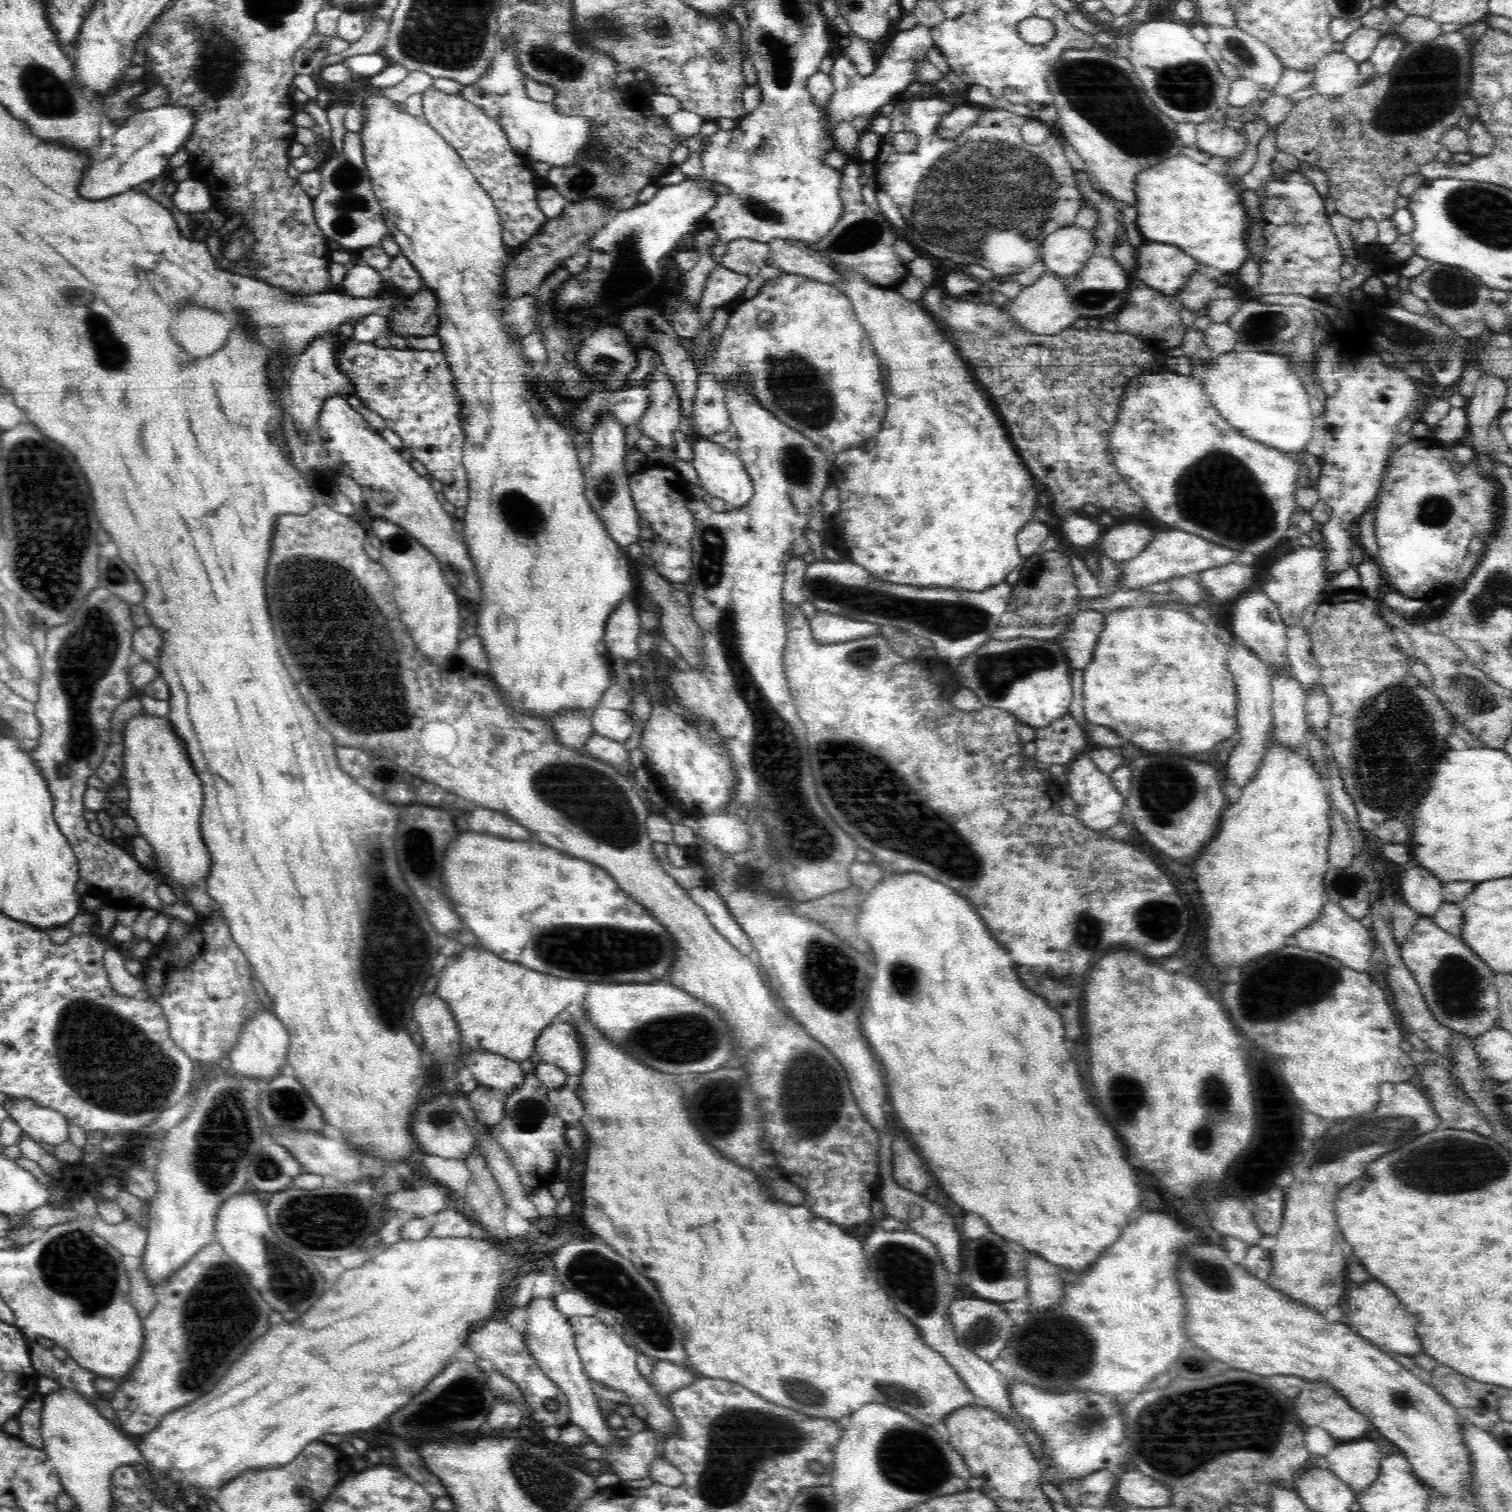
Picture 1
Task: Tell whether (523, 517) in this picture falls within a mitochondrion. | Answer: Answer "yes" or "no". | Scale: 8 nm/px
yes

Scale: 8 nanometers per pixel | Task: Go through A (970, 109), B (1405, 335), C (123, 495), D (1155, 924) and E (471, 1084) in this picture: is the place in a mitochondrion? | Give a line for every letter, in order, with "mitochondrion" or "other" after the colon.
A: other
B: mitochondrion
C: other
D: mitochondrion
E: other

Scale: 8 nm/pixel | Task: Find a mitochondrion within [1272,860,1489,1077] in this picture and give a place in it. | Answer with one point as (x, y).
(1454, 979)

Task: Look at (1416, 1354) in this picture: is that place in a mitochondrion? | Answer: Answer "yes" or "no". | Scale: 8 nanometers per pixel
no

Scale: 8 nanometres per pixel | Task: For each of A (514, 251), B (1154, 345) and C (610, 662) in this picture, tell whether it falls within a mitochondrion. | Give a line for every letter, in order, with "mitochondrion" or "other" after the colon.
A: other
B: other
C: other

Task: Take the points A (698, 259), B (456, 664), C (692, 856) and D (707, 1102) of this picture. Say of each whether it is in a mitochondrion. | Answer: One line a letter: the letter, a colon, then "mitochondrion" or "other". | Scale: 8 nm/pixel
A: other
B: other
C: other
D: mitochondrion

